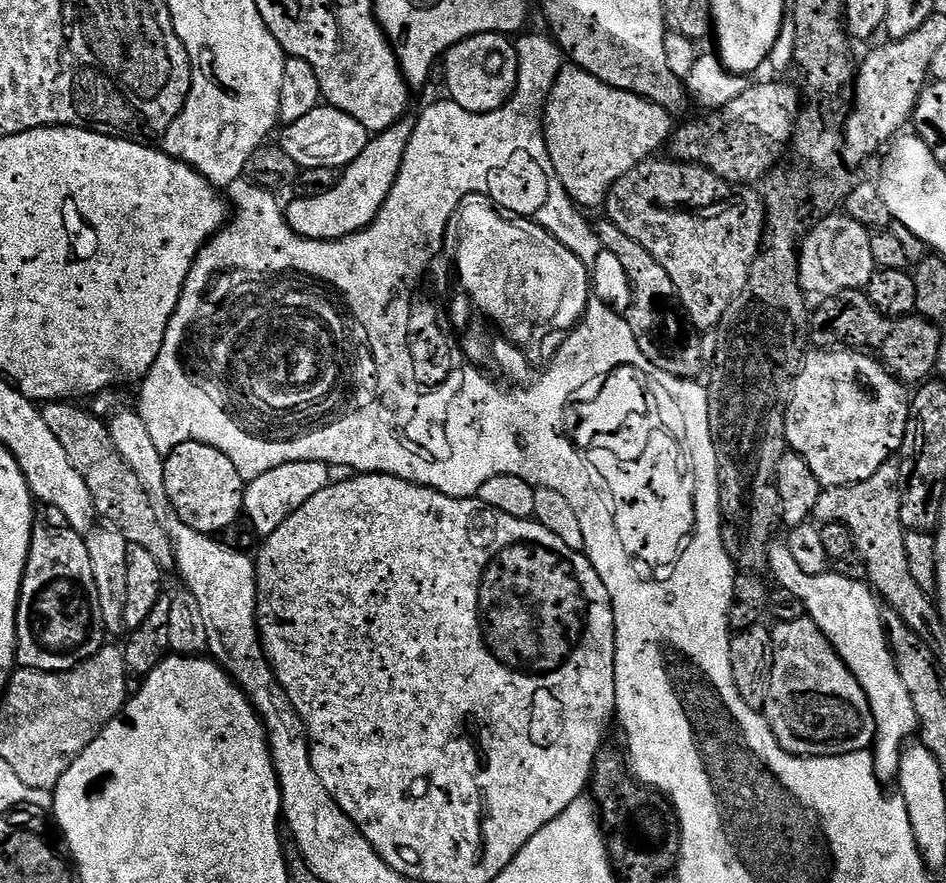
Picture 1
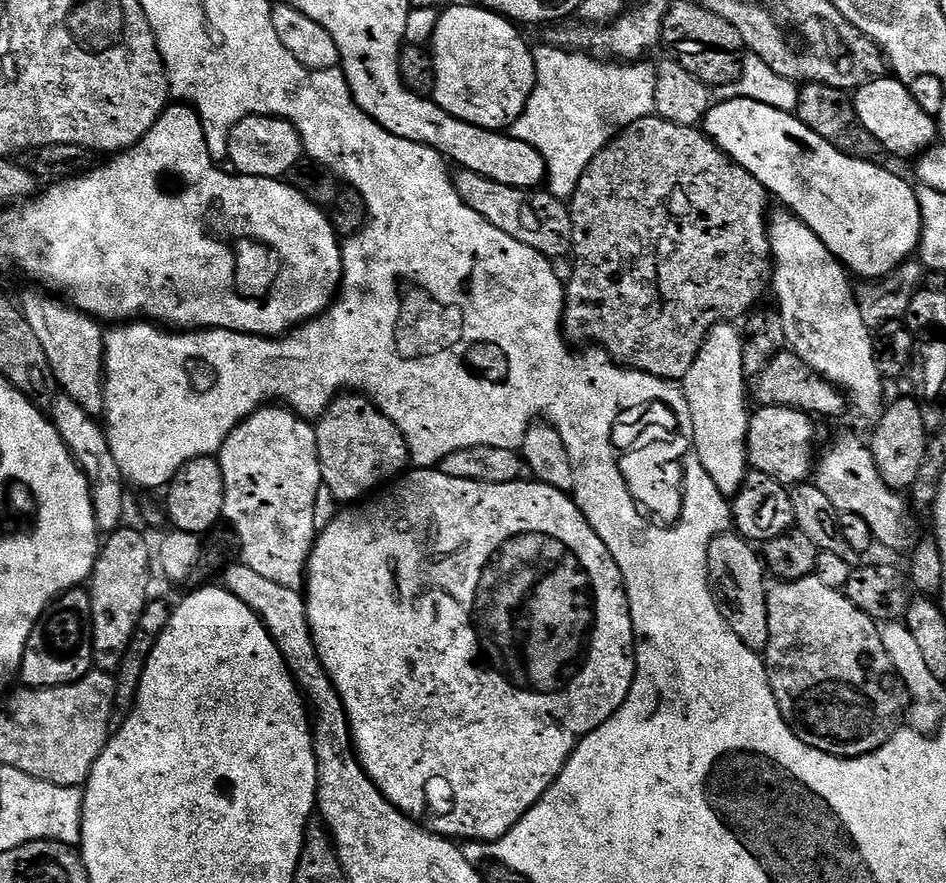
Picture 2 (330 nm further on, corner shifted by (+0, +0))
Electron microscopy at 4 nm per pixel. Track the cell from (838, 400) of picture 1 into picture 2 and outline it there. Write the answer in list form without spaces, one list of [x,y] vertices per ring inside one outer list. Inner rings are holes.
[[[757,407],[748,421],[749,465],[785,486],[805,483],[813,475],[817,455],[815,423],[817,421],[809,413],[798,408]]]

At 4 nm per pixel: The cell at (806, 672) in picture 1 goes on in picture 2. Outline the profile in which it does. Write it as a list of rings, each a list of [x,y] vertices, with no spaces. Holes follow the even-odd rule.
[[[814,574],[801,580],[776,580],[768,585],[768,613],[770,614],[770,642],[764,647],[762,663],[768,667],[768,688],[774,690],[778,710],[782,710],[784,720],[792,728],[802,744],[814,746],[817,752],[825,752],[834,758],[863,758],[868,752],[879,752],[882,745],[888,743],[891,736],[897,735],[899,724],[906,712],[906,696],[902,685],[892,670],[892,663],[882,646],[881,625],[871,620],[850,598],[844,596],[838,588],[825,586]]]

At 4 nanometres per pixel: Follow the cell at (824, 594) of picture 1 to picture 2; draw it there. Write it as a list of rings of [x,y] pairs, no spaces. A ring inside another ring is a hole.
[[[731,323],[719,324],[708,332],[704,345],[698,350],[698,358],[694,358],[694,366],[684,375],[682,387],[684,397],[690,406],[690,420],[692,422],[692,435],[690,437],[691,447],[702,462],[702,467],[710,478],[714,478],[714,486],[723,496],[732,498],[740,491],[750,471],[748,462],[748,421],[750,419],[750,392],[744,383],[744,367],[742,366],[742,350],[744,341],[741,333],[736,333]]]

